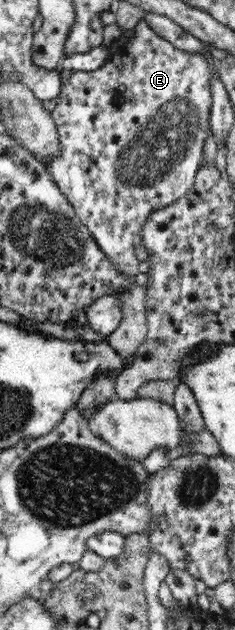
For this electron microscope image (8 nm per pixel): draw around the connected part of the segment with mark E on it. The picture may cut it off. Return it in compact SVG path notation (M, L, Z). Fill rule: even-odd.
M143 20L134 27L132 37L121 35L117 39L118 41L109 48L110 52L106 63L89 72L74 72L73 75L70 75L68 83L63 85L60 96L55 99L56 107L49 112L56 124L57 133L59 133L60 151L59 156L52 159L52 163L45 163L45 168L51 175L53 182L56 183L64 197L69 201L69 204L75 209L80 224L89 230L95 242L112 260L116 268L133 278L138 273L138 264L141 262L136 256L136 249L142 245L142 231L146 219L153 211L168 207L168 205L182 199L184 195L192 190L197 171L202 166L202 153L204 153L202 149L204 149L204 143L206 143L206 137L208 137L209 117L213 104L213 98L211 97L212 79L210 76L212 75L212 66L208 64L208 60L202 54L176 49L167 39L152 31Z

